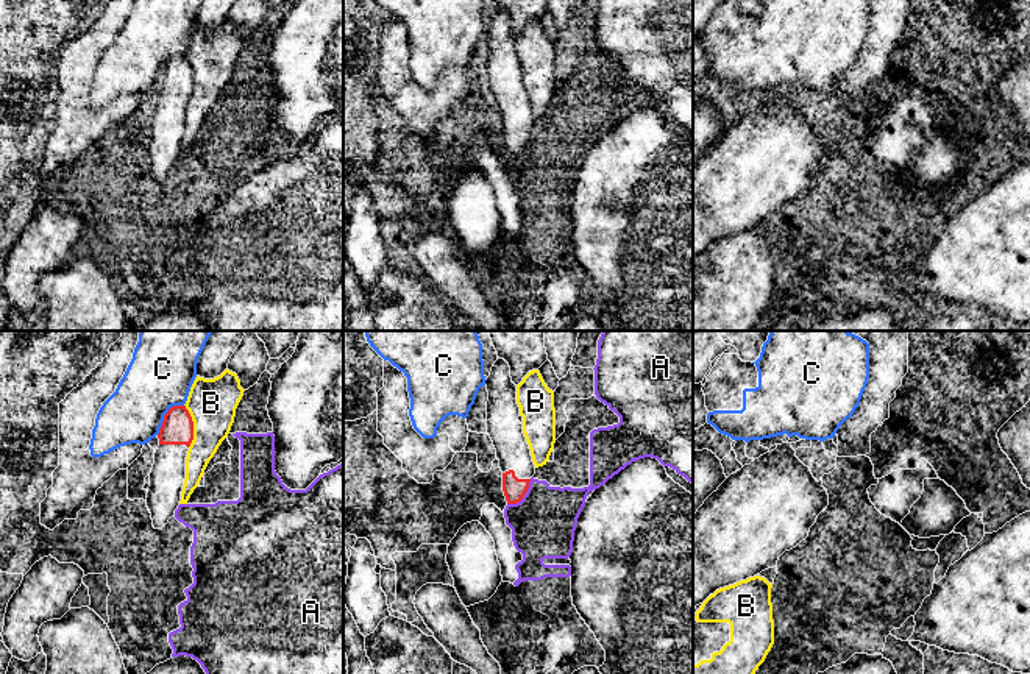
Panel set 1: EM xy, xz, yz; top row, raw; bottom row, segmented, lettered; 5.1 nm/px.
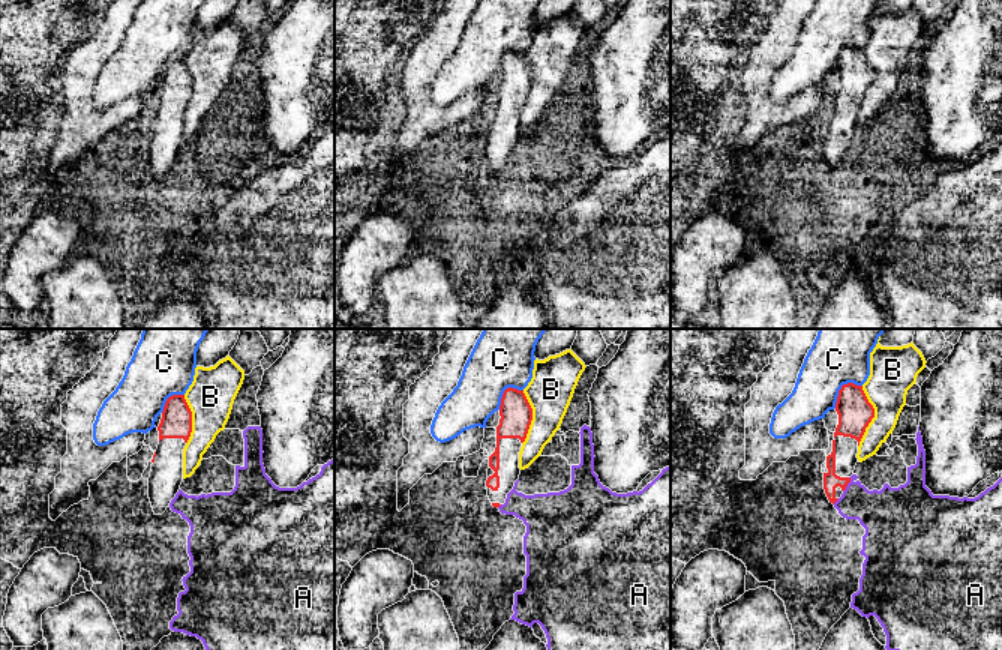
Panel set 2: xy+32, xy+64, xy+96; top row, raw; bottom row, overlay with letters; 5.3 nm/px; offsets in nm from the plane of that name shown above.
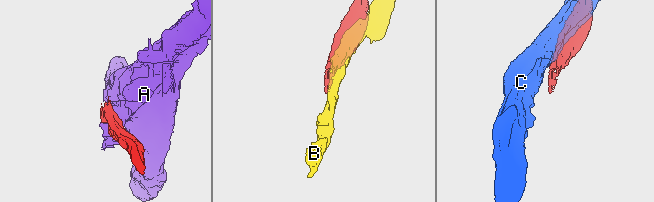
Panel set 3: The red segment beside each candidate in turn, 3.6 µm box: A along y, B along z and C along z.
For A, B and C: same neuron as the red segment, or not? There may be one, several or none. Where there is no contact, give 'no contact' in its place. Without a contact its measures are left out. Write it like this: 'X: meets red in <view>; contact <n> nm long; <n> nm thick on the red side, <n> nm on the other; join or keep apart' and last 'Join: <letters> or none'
A: meets red in xz; contact 180 nm long; 120 nm thick on the red side, 320 nm on the other; keep apart
B: meets red in xy; contact 220 nm long; 160 nm thick on the red side, 260 nm on the other; keep apart
C: meets red in xy; contact 220 nm long; 160 nm thick on the red side, 320 nm on the other; keep apart
Join: none

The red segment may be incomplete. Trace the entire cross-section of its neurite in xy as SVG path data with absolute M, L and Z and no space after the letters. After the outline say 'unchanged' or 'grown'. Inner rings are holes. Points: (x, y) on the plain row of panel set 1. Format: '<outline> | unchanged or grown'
M186 56L169 59L158 89L159 97L150 123L147 158L153 178L162 179L179 156L186 129L186 108L194 90L194 72Z | grown

